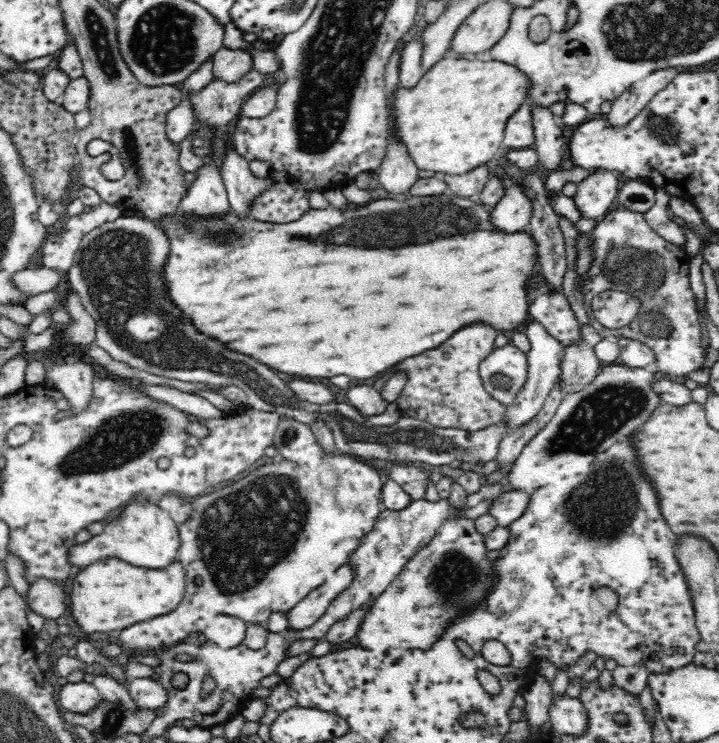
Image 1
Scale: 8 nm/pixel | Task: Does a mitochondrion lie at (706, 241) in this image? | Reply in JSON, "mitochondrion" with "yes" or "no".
{"mitochondrion":"no"}

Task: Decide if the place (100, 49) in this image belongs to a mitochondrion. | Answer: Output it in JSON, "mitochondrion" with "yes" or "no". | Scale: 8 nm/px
{"mitochondrion":"yes"}

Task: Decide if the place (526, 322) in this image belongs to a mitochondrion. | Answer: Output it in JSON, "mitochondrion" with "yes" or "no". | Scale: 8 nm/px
{"mitochondrion":"no"}

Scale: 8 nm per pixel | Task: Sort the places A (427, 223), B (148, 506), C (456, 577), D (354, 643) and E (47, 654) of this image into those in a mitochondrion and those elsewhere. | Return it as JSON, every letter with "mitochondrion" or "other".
{"A":"mitochondrion","B":"other","C":"mitochondrion","D":"other","E":"other"}

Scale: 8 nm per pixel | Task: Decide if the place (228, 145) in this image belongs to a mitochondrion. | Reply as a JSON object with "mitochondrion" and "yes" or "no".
{"mitochondrion":"no"}

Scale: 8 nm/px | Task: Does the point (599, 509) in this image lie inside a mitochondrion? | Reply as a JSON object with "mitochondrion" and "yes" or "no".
{"mitochondrion":"yes"}

